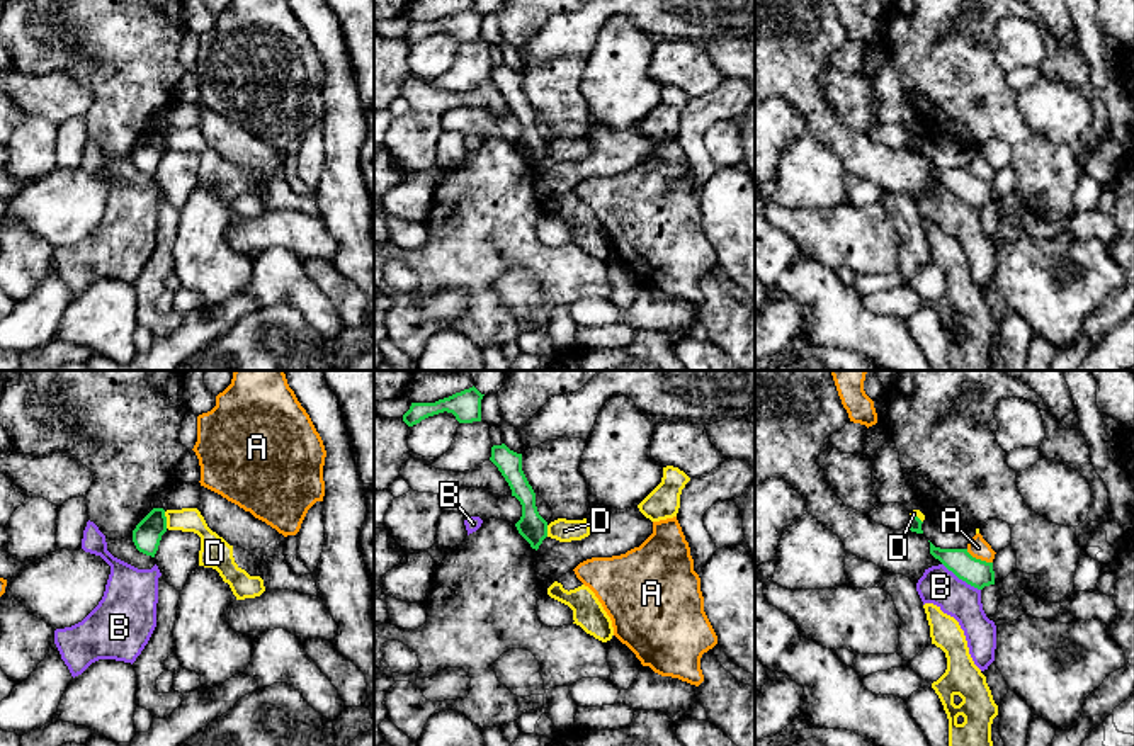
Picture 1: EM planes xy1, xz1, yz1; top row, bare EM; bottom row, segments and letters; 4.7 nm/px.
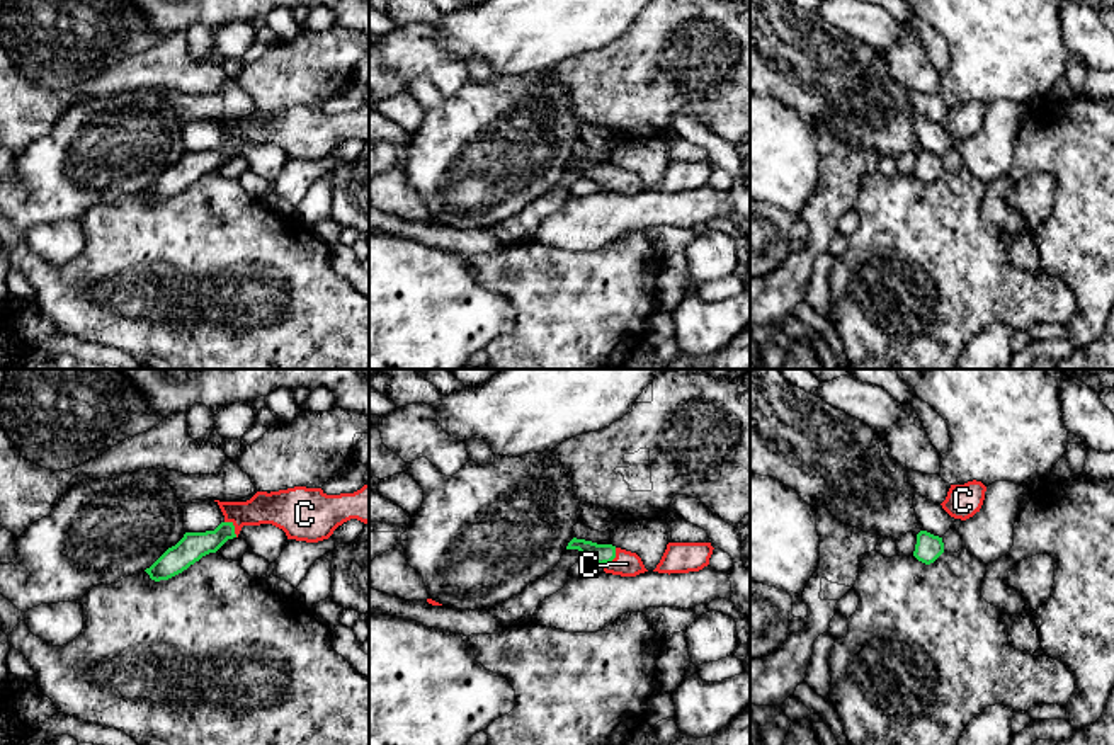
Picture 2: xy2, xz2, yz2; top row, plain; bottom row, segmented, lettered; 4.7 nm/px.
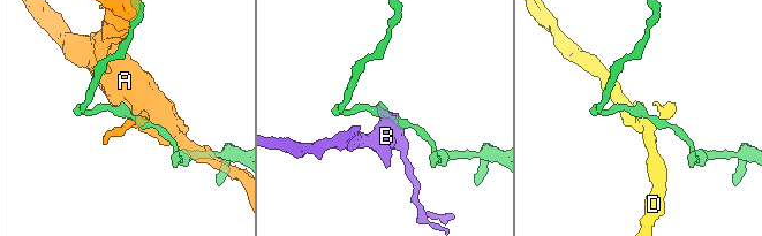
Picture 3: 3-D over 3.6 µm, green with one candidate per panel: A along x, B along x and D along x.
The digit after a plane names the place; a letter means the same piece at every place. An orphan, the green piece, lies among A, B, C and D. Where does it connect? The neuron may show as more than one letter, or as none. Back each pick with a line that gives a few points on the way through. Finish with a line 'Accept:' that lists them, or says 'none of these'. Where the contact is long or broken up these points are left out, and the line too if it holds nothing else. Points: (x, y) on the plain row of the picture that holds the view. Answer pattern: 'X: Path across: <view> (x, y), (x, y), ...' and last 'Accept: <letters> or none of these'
C: Path across: xz2 (599, 172), (611, 179), (626, 182)
Accept: C

